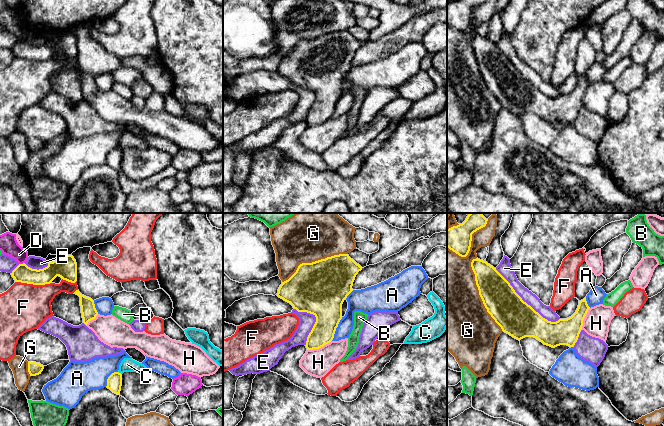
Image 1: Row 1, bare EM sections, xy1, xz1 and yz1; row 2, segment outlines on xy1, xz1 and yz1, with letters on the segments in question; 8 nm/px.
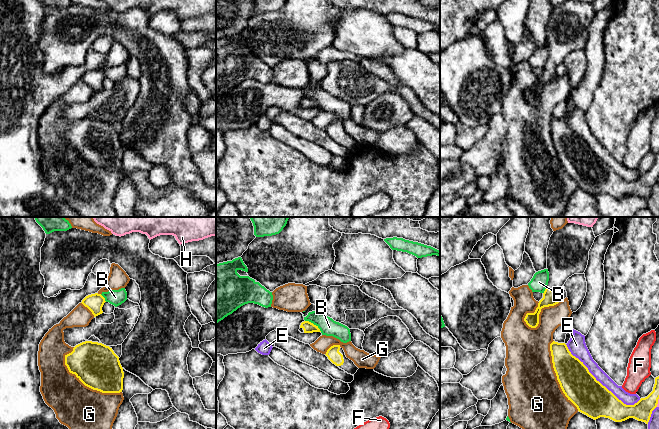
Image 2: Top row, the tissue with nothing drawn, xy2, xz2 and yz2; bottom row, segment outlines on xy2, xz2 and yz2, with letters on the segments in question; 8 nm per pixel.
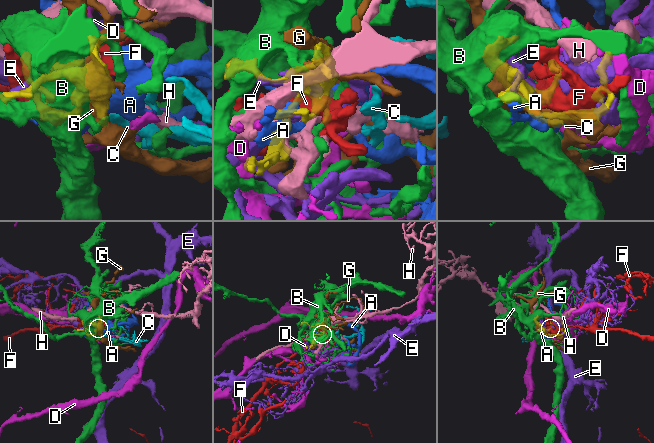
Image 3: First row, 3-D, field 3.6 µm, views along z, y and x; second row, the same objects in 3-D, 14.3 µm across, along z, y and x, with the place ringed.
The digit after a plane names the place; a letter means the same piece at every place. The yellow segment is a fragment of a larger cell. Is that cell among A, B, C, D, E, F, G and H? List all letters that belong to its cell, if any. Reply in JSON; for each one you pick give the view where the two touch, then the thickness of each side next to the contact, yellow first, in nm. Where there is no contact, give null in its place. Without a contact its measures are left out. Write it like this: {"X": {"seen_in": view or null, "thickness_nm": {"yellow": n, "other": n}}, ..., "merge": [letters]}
{"merge": []}

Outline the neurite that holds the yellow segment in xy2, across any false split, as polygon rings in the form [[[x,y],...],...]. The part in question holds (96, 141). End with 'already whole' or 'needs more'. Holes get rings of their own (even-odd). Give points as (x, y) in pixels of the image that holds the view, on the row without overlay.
[[[85,117],[65,131],[70,149],[87,163],[102,169],[120,169],[124,148],[119,133],[102,119]]] | already whole

